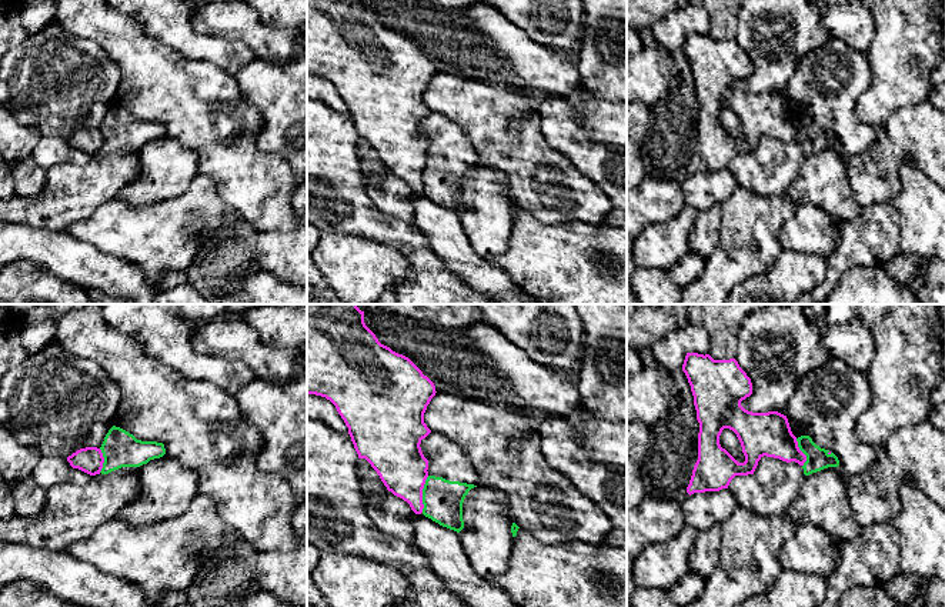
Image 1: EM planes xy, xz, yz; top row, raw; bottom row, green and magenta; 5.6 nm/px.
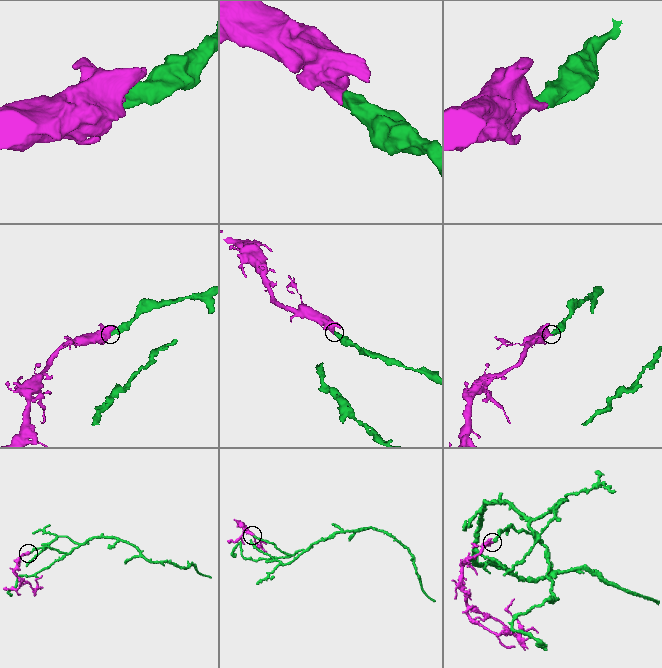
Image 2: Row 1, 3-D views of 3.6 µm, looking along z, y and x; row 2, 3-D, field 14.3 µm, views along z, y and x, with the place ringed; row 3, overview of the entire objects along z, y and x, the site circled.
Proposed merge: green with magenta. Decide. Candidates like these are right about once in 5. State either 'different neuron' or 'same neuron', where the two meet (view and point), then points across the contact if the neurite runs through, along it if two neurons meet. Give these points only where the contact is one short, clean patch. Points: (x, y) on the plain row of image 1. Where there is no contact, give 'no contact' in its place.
different neuron; contact xz (423, 174); border xz (428, 156), (423, 169), (421, 192)

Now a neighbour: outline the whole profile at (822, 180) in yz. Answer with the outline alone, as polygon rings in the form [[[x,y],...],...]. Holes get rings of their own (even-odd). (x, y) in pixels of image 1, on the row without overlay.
[[[835,147],[805,156],[795,180],[787,191],[798,207],[805,203],[818,206],[837,221],[851,221],[864,209],[854,196],[847,171],[847,159]]]

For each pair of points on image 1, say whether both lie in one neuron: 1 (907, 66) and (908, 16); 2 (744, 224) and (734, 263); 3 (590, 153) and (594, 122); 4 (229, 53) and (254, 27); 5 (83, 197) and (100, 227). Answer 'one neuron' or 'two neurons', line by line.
1: one neuron
2: one neuron
3: two neurons
4: two neurons
5: two neurons

